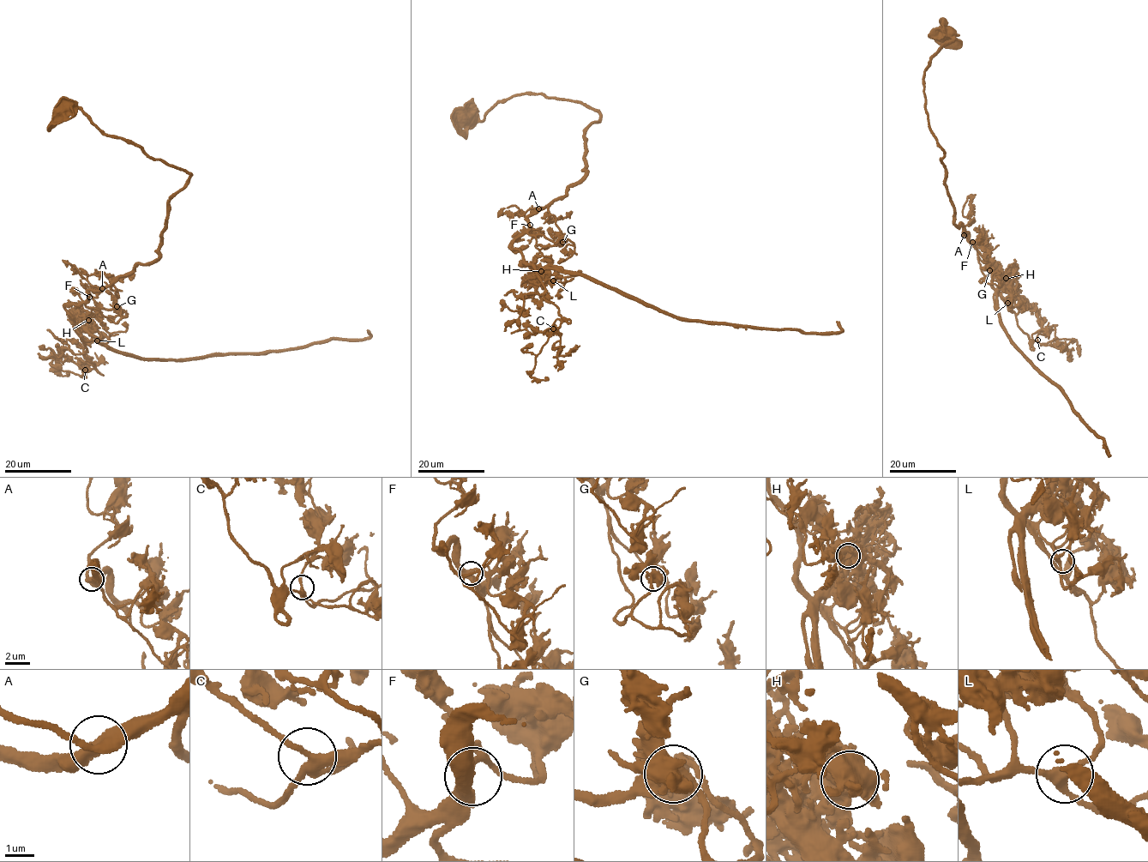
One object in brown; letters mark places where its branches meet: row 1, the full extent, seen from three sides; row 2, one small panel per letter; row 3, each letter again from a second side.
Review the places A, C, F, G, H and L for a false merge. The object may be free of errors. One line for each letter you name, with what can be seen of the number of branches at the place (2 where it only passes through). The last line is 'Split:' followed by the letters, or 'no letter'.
H: 6 branches meet
Split: H

